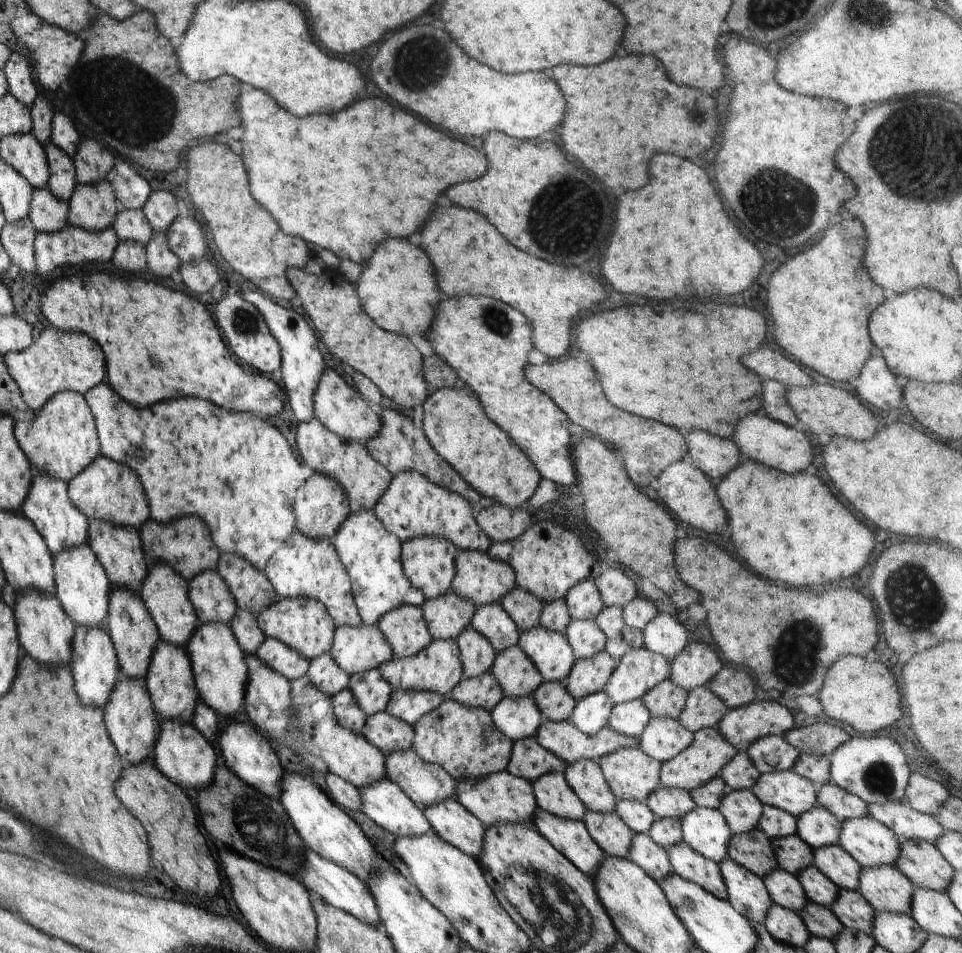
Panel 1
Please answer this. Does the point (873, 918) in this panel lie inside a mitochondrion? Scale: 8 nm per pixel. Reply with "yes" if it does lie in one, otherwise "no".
no

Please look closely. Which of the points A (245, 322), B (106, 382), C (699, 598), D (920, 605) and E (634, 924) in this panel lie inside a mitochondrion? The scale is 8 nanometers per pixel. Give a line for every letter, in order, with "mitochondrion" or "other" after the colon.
A: mitochondrion
B: other
C: other
D: mitochondrion
E: other

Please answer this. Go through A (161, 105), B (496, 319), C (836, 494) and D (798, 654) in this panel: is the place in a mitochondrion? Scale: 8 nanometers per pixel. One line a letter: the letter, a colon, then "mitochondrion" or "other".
A: mitochondrion
B: mitochondrion
C: other
D: mitochondrion

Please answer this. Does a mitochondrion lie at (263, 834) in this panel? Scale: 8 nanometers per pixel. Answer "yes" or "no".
yes

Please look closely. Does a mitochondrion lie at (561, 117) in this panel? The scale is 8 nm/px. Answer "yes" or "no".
no

